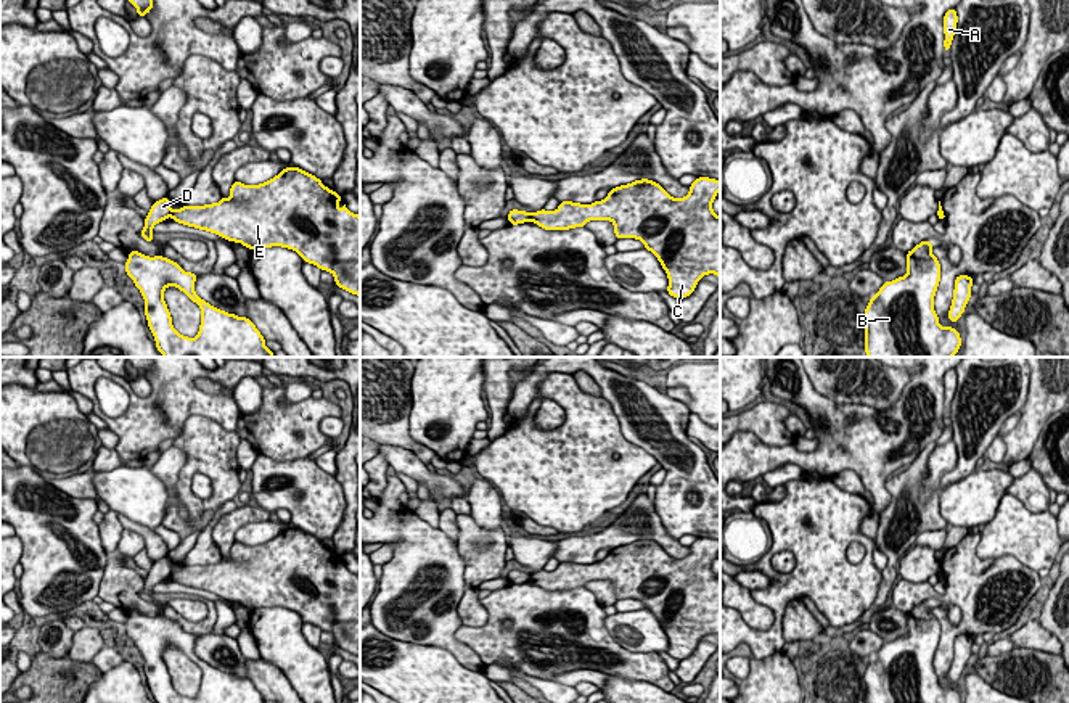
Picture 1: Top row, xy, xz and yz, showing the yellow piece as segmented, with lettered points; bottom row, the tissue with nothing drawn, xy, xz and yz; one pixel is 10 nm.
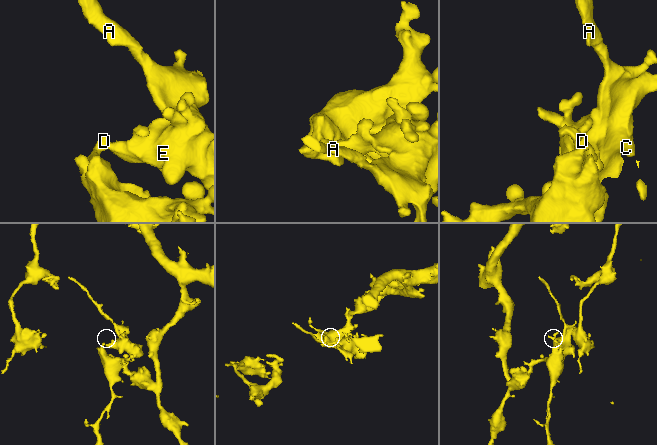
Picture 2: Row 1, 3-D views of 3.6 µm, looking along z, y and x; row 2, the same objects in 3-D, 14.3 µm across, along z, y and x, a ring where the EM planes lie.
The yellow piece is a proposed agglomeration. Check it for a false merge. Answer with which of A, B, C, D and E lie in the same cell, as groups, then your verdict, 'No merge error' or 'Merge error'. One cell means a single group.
Groups: A C E / B D. Merge error

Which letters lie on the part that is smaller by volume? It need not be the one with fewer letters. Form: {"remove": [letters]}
{"remove": ["A", "C", "E"]}

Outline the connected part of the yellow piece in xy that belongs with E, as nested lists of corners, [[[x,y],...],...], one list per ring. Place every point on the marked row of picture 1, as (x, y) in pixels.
[[[294,166],[252,187],[235,180],[228,199],[222,196],[212,204],[182,206],[172,211],[170,217],[249,249],[272,246],[293,249],[304,262],[331,272],[339,288],[360,296],[360,216],[350,212],[346,204],[339,209],[341,198],[313,174]]]

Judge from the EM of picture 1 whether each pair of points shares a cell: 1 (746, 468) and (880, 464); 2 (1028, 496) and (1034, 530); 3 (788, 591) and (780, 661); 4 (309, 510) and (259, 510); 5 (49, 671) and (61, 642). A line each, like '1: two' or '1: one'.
1: one
2: two
3: two
4: one
5: two

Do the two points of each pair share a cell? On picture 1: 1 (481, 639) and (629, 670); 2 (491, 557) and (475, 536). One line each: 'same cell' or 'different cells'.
1: same cell
2: same cell

